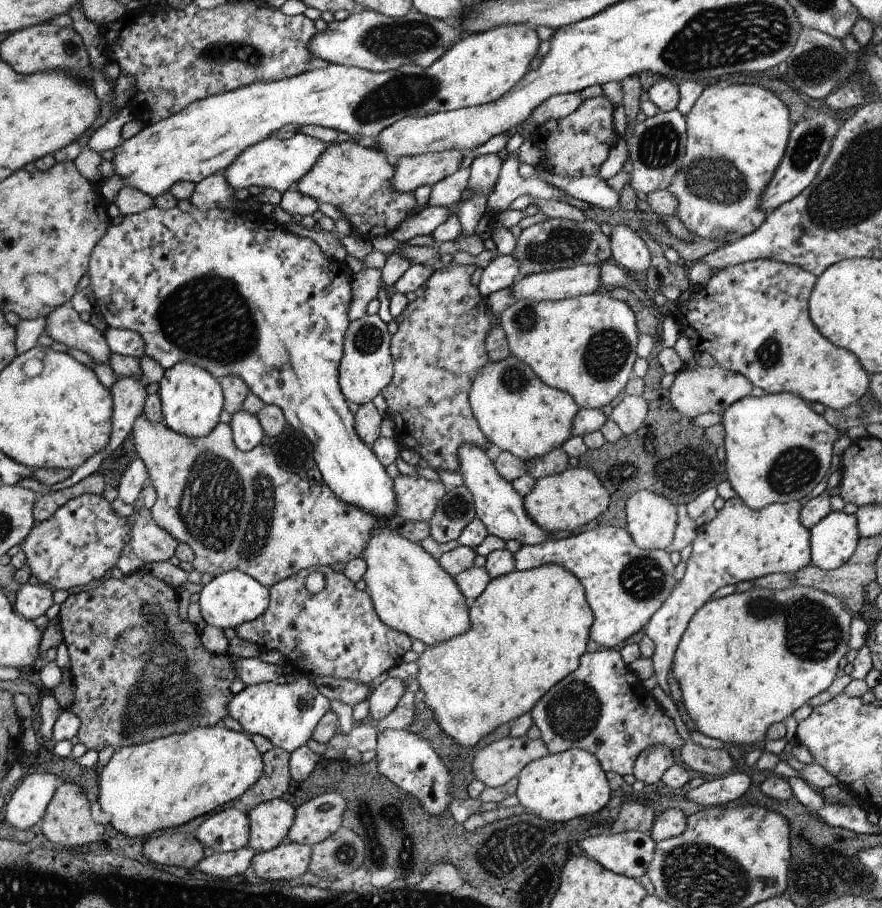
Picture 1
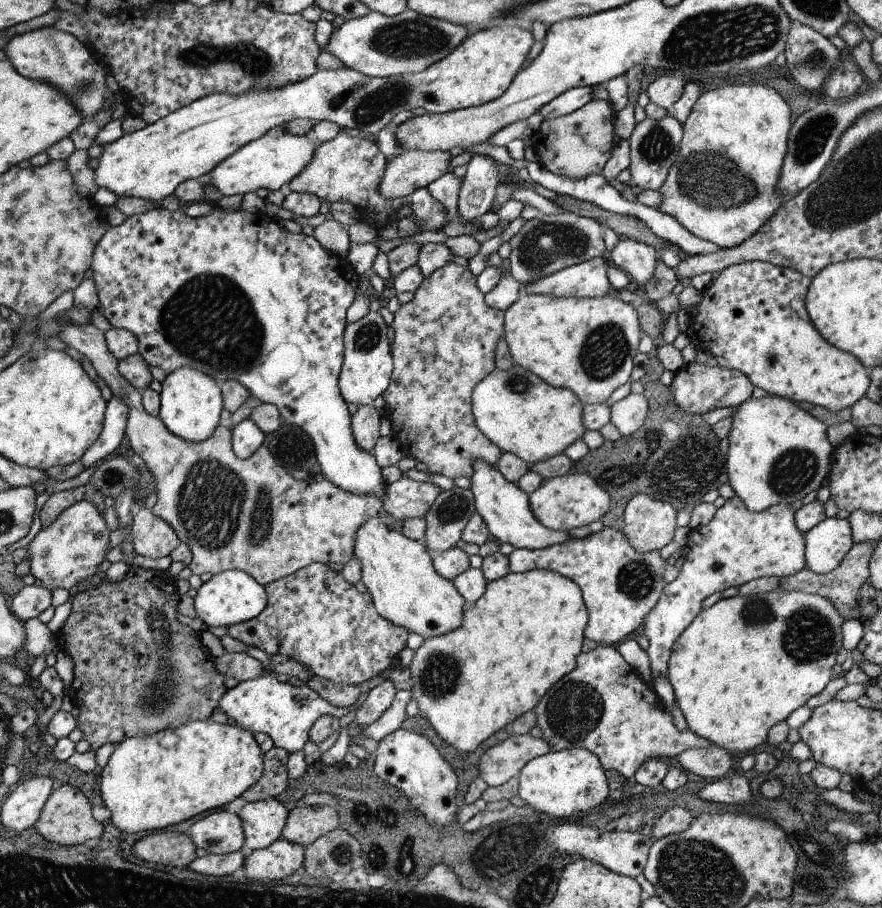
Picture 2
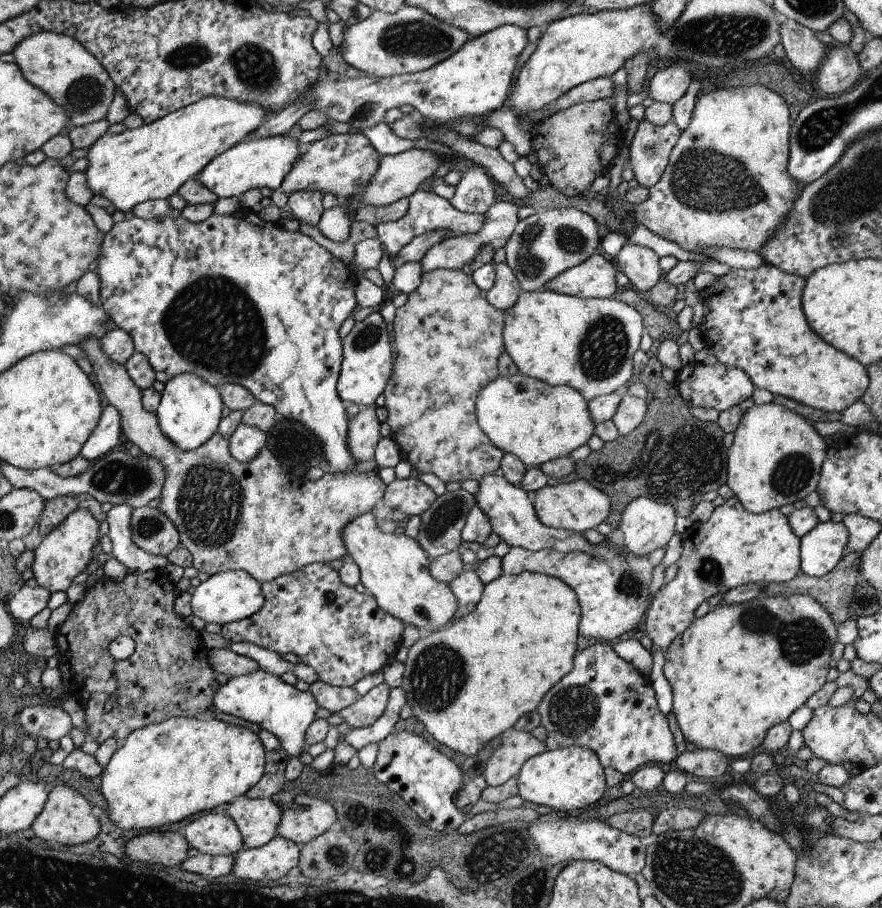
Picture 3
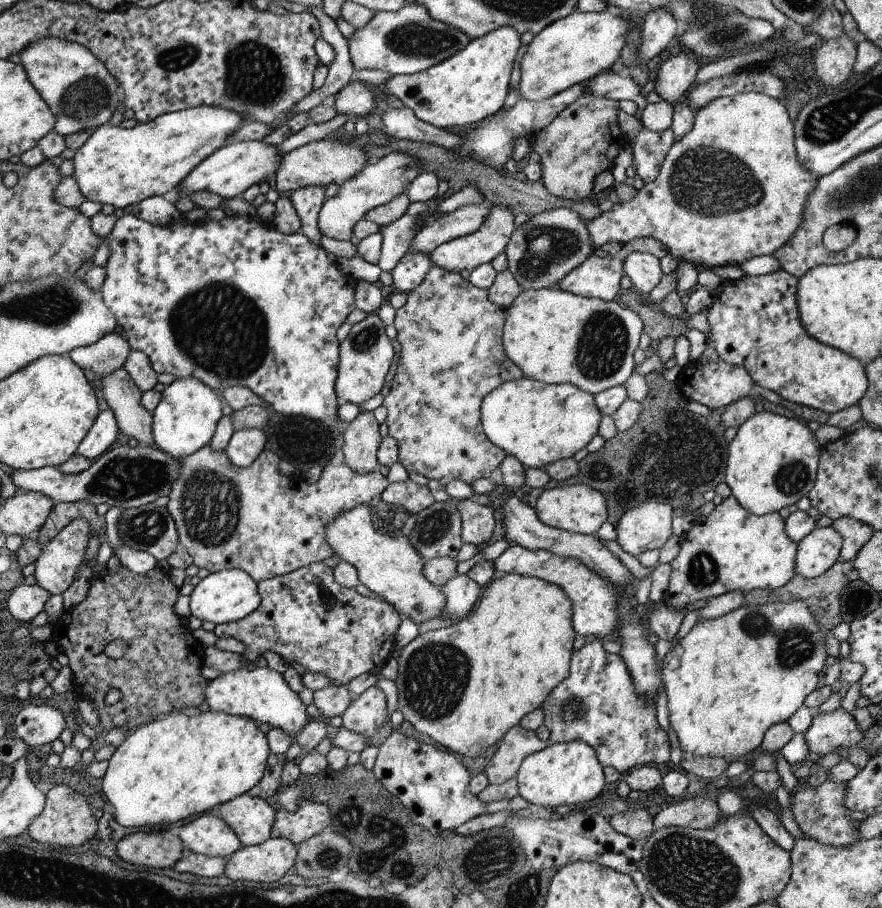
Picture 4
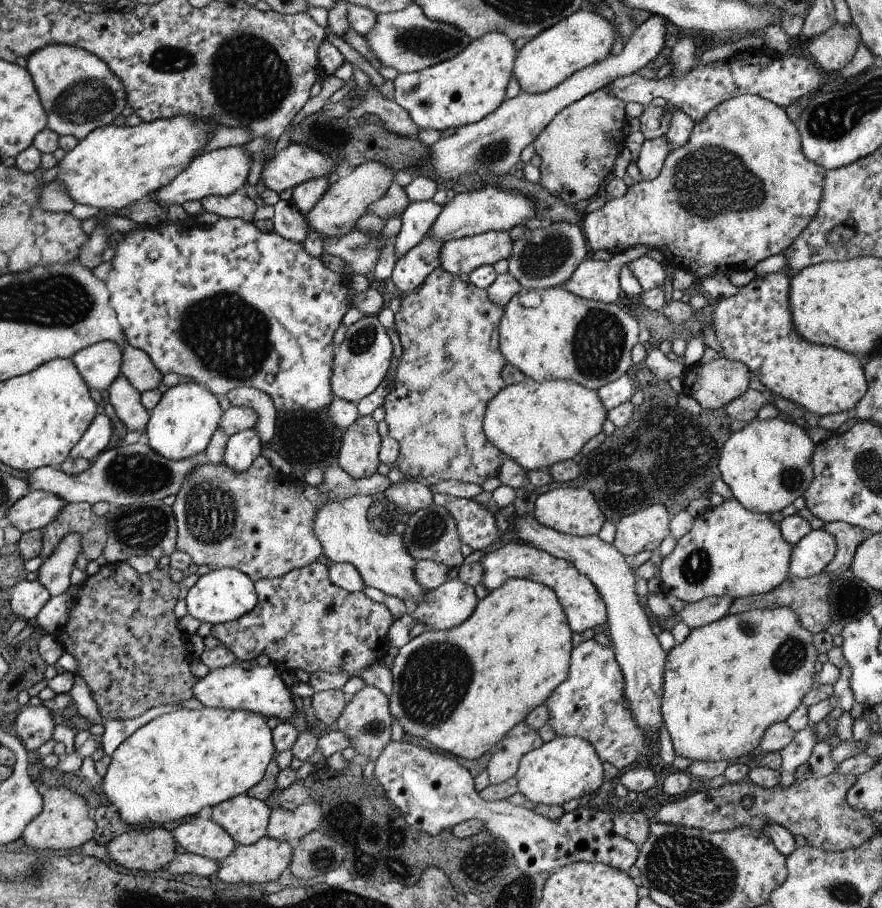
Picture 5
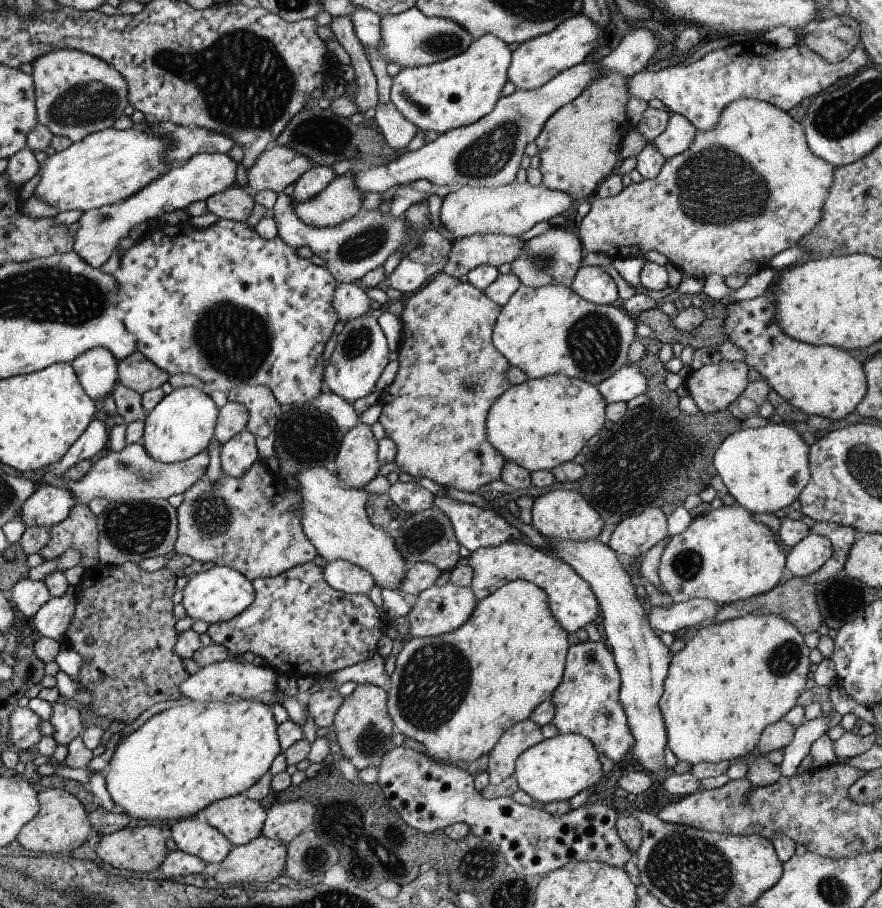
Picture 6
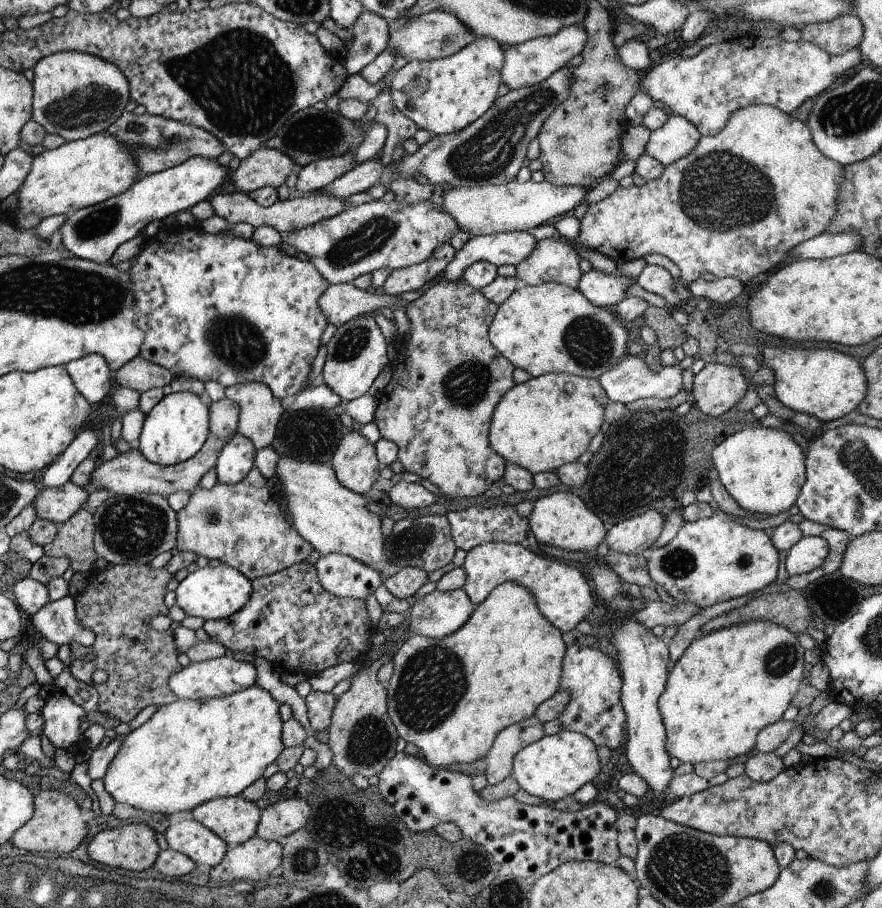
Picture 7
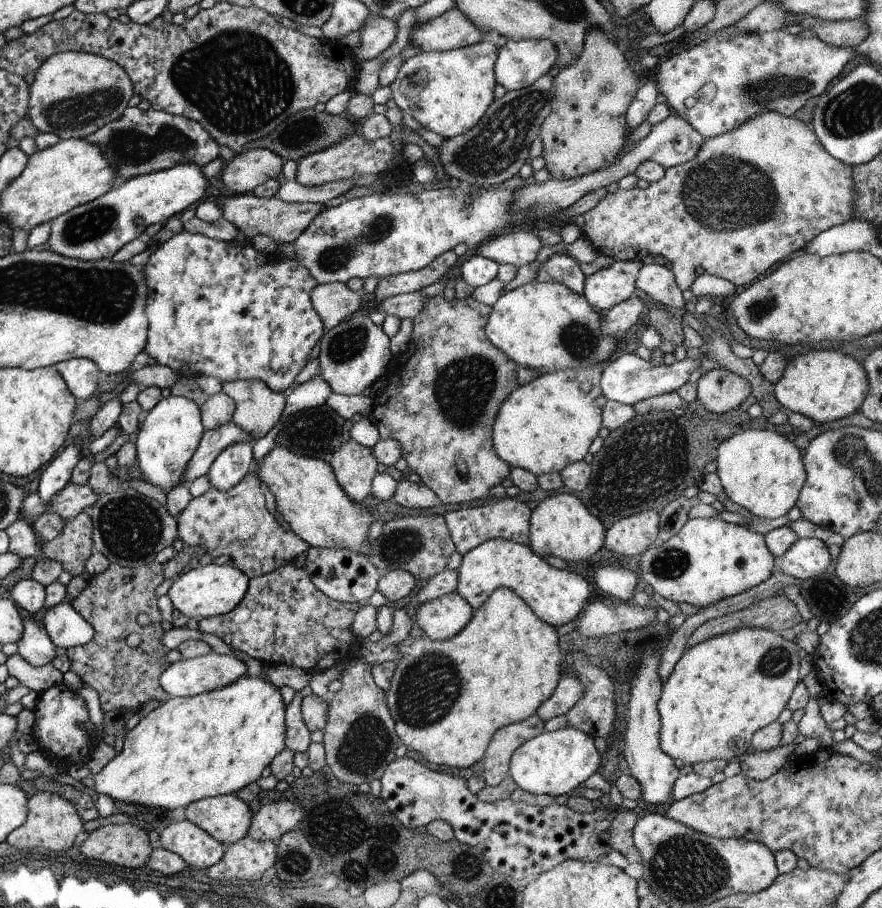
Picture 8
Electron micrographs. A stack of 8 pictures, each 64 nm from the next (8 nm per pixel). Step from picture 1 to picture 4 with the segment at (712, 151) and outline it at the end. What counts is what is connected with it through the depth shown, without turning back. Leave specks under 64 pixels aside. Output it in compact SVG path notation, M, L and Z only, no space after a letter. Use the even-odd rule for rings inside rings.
M762 92L720 96L695 111L692 130L672 145L654 182L638 183L638 192L632 200L614 203L612 210L587 221L586 228L595 251L608 242L625 245L646 236L664 243L679 262L700 262L710 268L740 267L750 258L774 254L792 238L804 216L808 194L816 188L818 180L818 176L812 176L798 162L794 123L783 101Z

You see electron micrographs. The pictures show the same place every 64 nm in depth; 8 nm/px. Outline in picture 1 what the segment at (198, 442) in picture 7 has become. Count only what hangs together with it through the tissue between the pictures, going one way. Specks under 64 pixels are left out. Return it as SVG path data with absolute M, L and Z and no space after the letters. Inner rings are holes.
M179 362L165 371L159 383L158 396L163 423L174 432L192 438L208 436L220 422L220 414L225 405L221 380L212 376L206 368L190 362Z

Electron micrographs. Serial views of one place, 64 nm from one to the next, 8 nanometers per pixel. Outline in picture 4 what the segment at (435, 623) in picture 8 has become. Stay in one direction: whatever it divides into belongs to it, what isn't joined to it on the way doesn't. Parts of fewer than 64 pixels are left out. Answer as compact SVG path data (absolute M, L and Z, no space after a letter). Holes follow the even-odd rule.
M468 573L456 575L441 588L446 596L442 618L452 622L464 619L468 612L472 612L481 590L480 584L474 582Z

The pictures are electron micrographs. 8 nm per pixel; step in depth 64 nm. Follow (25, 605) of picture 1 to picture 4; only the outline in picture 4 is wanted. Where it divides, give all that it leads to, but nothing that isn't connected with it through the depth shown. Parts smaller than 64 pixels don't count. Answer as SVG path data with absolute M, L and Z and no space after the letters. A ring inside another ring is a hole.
M38 583L33 586L20 584L10 591L7 608L16 620L30 625L32 618L36 618L50 602L50 593Z

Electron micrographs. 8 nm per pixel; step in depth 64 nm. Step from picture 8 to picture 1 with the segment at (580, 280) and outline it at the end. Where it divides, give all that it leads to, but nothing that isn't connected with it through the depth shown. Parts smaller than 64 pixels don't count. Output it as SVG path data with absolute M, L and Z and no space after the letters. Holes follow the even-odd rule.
M549 217L544 222L538 222L535 226L524 229L515 240L514 257L520 264L521 276L573 266L596 266L596 264L612 262L609 237L604 235L597 222L590 219L578 224L566 219Z

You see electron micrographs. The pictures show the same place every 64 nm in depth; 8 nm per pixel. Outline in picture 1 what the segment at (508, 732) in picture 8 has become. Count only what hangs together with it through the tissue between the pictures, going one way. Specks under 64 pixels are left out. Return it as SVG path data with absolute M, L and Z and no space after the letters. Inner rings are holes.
M508 735L476 751L472 773L487 787L499 787L517 777L524 766L549 753L542 739Z

